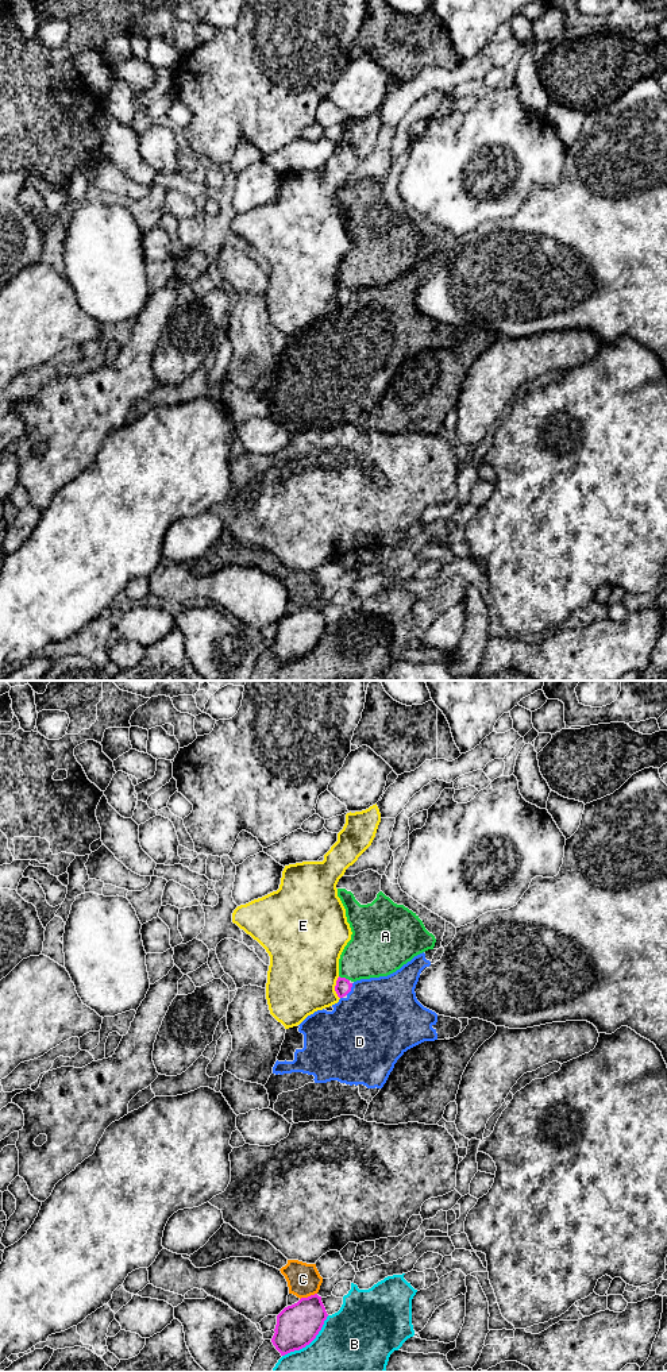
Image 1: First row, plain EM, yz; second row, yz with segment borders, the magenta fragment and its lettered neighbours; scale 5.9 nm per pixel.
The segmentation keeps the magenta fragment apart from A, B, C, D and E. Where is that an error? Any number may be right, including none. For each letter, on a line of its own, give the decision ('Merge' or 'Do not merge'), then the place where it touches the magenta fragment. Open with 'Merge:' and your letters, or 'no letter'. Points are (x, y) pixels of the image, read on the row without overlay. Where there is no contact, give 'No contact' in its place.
Merge: no letter
A: Do not merge. Touches magenta at yz (344, 286)
B: Do not merge. Touches magenta at yz (309, 651)
C: Do not merge. Touches magenta at yz (308, 605)
D: Do not merge. Touches magenta at yz (350, 297)
E: Do not merge. Touches magenta at yz (335, 296)

